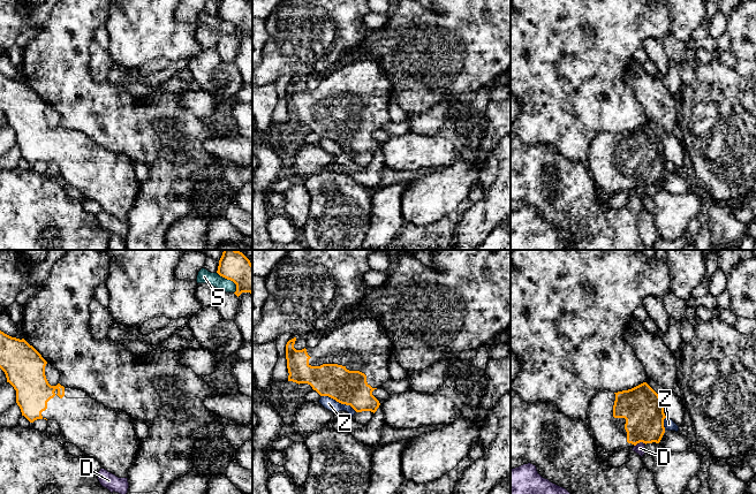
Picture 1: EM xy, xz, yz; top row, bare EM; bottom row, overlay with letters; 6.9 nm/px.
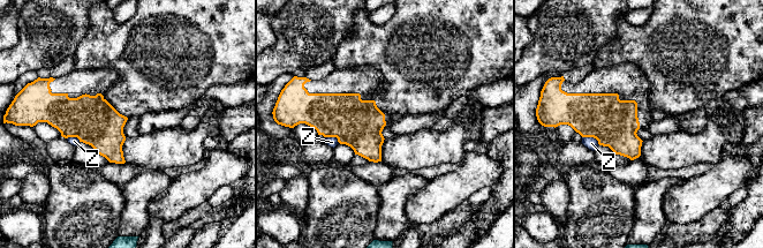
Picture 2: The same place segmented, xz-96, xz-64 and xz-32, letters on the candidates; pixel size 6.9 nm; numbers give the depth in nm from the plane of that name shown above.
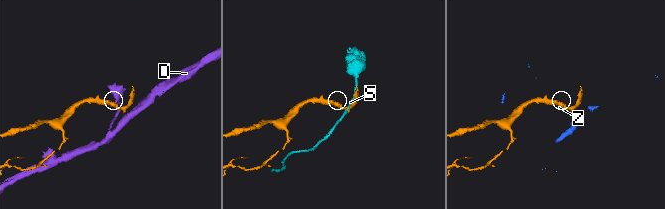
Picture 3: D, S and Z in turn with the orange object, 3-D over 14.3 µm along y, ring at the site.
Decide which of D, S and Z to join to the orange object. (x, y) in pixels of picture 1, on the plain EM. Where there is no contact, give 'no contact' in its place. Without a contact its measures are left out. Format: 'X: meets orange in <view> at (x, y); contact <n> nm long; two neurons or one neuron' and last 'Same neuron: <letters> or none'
D: meets orange in yz at (640, 183); contact 90 nm long; two neurons
S: meets orange in xy at (231, 22); contact 200 nm long; two neurons
Z: meets orange in xz at (339, 144); contact 280 nm long; two neurons
Same neuron: none

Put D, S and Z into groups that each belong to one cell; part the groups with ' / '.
D / S / Z

